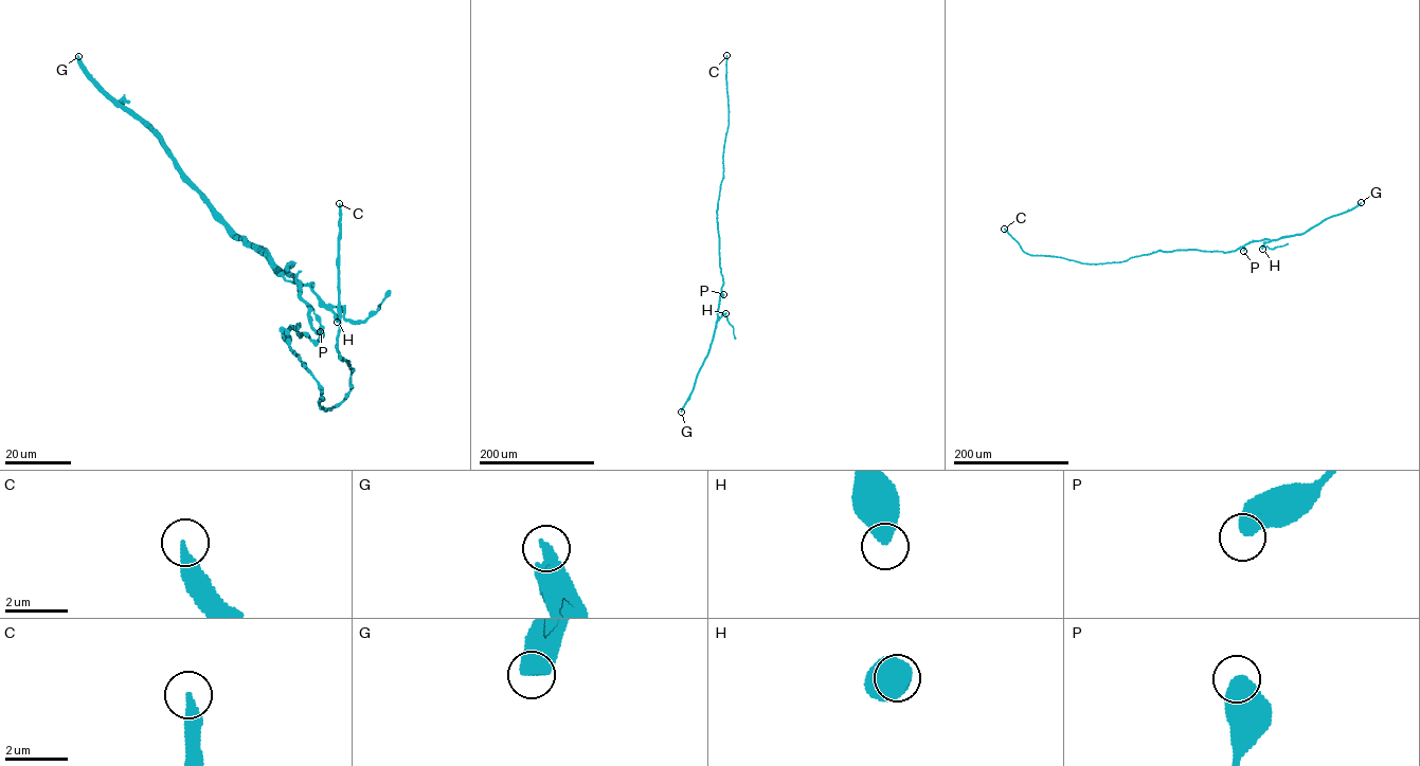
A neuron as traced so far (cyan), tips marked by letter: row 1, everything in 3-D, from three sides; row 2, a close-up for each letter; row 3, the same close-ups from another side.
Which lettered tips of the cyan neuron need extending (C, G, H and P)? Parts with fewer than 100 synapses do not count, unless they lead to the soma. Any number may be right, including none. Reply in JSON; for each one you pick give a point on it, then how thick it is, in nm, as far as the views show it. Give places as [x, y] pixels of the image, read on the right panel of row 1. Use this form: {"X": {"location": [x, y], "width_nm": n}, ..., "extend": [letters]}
{"C": {"location": [1004, 229], "width_nm": 320}, "extend": ["C"]}

